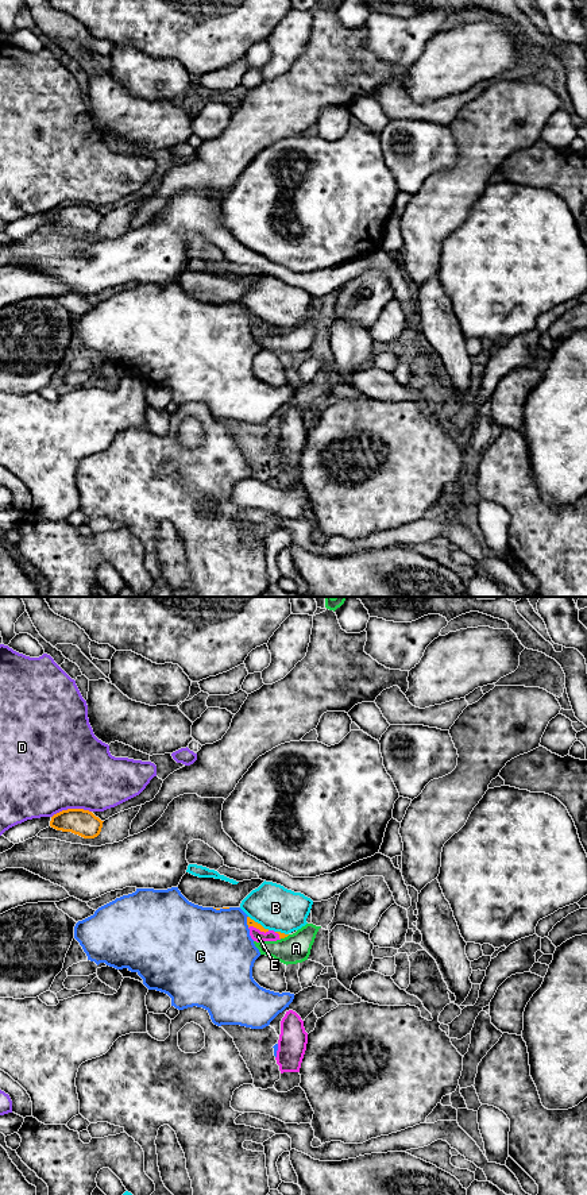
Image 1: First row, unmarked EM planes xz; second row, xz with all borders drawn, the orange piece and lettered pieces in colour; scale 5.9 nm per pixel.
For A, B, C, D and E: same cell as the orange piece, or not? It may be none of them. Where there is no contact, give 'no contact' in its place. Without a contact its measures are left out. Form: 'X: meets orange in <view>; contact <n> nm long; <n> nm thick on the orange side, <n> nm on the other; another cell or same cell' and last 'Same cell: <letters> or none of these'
A: meets orange in xz; contact 60 nm long; 30 nm thick on the orange side, 180 nm on the other; another cell
B: meets orange in xz; contact 150 nm long; 50 nm thick on the orange side, 260 nm on the other; another cell
C: meets orange in xz; contact 70 nm long; 50 nm thick on the orange side, 440 nm on the other; another cell
D: meets orange in xz; contact 240 nm long; 160 nm thick on the orange side, 500 nm on the other; another cell
E: meets orange in xz; contact 130 nm long; 50 nm thick on the orange side, 70 nm on the other; another cell
Same cell: none of these

